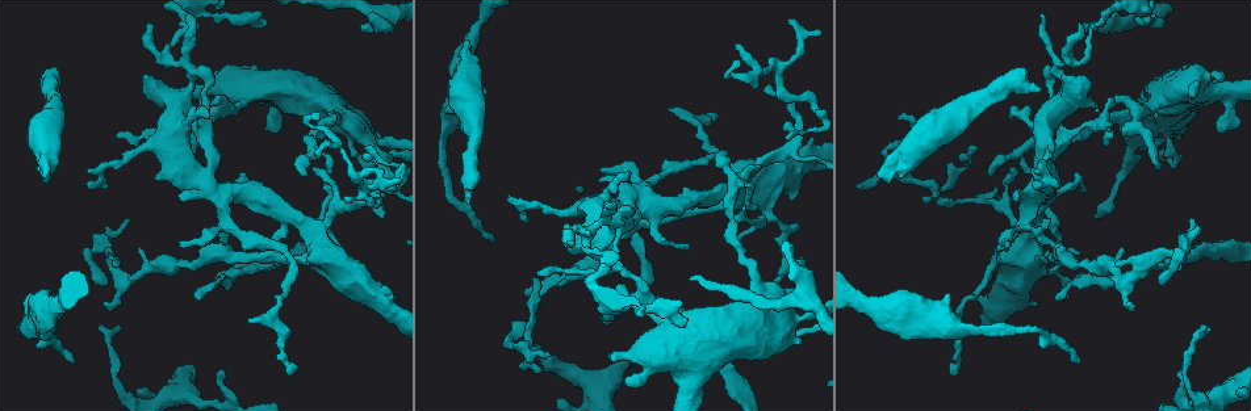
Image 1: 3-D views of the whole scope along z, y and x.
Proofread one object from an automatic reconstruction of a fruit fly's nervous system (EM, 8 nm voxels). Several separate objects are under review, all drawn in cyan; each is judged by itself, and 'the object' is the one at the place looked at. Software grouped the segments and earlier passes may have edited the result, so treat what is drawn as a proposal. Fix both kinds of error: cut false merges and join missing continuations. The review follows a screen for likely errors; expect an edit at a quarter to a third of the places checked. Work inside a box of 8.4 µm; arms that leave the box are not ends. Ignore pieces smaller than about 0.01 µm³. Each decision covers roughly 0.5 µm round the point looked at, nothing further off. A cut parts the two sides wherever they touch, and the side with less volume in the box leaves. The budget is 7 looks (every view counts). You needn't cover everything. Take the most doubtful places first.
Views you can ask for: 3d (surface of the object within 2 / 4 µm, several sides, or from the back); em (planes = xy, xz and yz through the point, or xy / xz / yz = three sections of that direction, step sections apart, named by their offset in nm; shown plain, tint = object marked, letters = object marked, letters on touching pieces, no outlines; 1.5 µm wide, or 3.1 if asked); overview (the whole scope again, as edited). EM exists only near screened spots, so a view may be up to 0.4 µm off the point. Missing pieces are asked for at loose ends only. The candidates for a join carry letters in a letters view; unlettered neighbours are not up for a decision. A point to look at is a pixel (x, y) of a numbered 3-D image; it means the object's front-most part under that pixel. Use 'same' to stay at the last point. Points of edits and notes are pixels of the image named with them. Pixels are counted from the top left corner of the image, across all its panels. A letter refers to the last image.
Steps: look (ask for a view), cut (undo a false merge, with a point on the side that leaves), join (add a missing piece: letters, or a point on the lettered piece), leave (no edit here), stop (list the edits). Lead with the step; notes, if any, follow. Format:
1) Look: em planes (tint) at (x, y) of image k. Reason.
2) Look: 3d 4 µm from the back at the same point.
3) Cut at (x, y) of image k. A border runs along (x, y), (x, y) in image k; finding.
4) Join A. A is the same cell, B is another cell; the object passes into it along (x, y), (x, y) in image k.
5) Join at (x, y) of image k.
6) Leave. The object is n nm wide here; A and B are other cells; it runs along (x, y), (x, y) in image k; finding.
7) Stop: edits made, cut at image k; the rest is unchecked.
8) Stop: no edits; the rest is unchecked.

Look: 3d 4 µm from the back at (365, 25) of image 1.

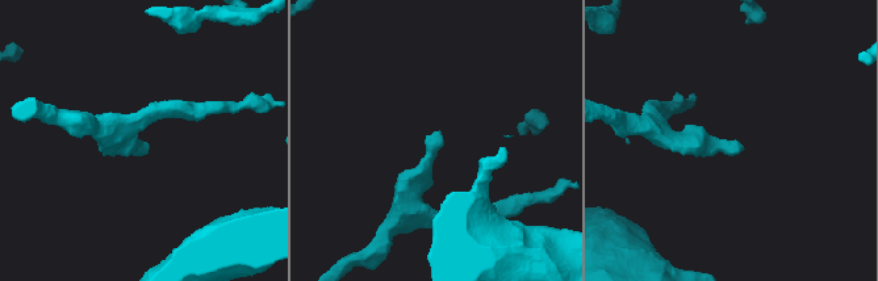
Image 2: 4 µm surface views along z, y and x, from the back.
Look: em planes (letters) at (440, 135) of image 2.

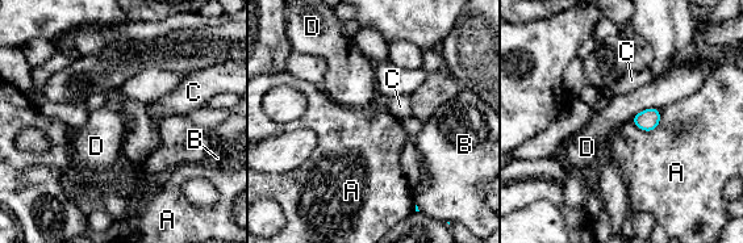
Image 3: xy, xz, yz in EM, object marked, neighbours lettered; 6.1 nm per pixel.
Leave. The object is 130 nm wide here; A, B, C and D are other cells; a border runs along (660, 109), (651, 130), (630, 120) in image 3; none of them fits.

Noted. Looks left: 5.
Look: em planes (plain) at (1193, 92) of image 1. Thick end.

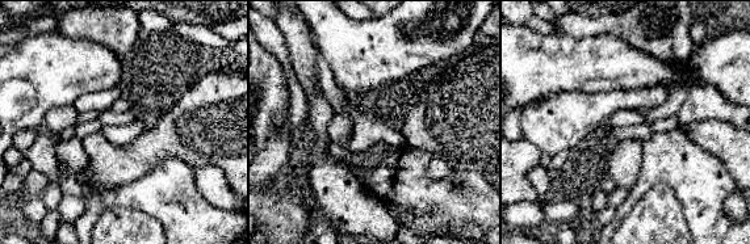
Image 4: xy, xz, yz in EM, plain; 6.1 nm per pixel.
Look: em planes (letters) at the same point. What lies round it.

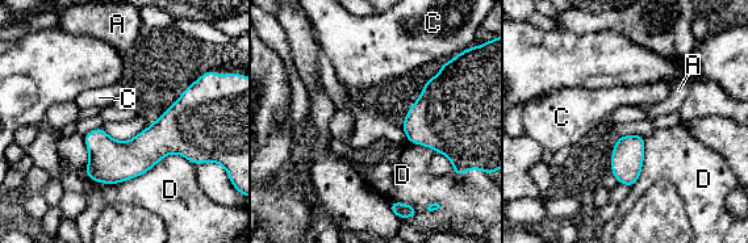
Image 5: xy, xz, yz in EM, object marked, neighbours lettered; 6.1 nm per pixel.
Leave. The longest contact is with D, 700 nm; A, C and D are other cells; a border runs along (195, 164), (86, 175) in image 5; none of them fits.

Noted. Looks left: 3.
Look: 3d 2 µm at (107, 307) of image 1. Branch stops here.

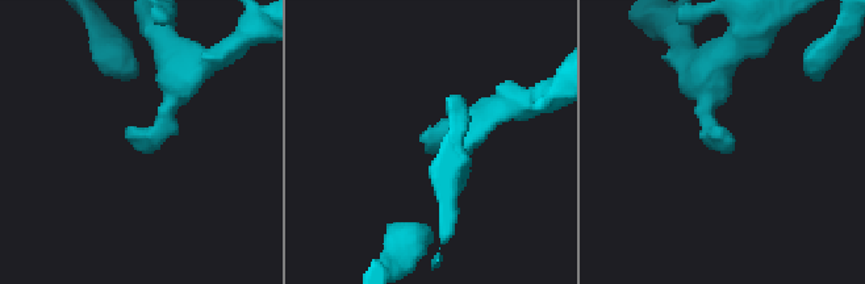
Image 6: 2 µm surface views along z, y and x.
Look: em planes (letters) at (132, 143) of image 6. Shape alone is not enough.

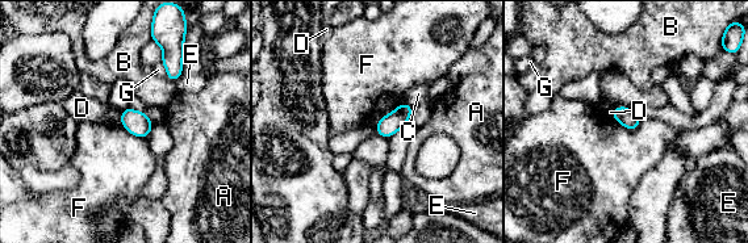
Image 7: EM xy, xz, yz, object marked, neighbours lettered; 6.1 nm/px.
Leave. The object is 110 nm wide here; A, B, C, D, E, F and G are other cells; none of them fits.

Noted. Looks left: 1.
Stop: no edits; the rest is unchecked.

